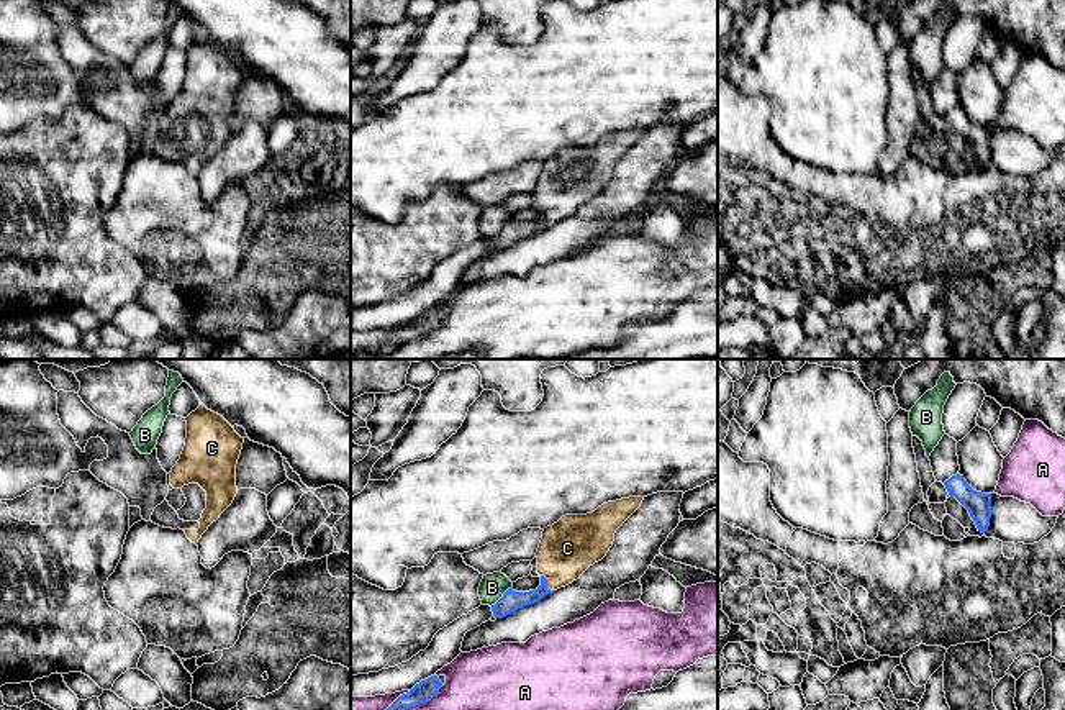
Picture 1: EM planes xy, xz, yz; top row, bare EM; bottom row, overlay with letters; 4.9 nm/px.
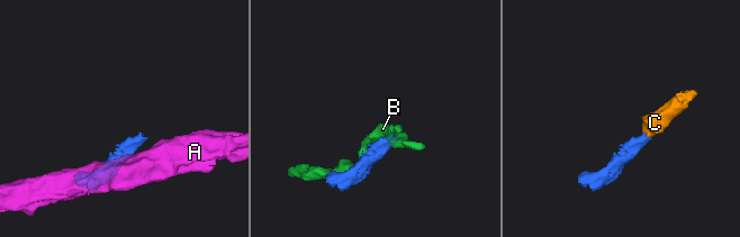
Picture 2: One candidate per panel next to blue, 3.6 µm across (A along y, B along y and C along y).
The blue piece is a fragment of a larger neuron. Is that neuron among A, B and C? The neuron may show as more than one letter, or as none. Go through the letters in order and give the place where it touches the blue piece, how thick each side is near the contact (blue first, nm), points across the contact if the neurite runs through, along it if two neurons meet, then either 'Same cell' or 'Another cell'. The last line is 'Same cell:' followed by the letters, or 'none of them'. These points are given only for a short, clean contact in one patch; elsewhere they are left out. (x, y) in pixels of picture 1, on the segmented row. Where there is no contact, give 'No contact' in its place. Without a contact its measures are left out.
A: Touches blue at xz (423, 702). Thickness 100 nm (blue) against 260 nm. Another cell
B: Touches blue at xz (502, 597). Thickness 100 nm (blue) against 130 nm. Another cell
C: Touches blue at xz (546, 582). Thickness 100 nm (blue) against 280 nm. Path across: xz (512, 600), (536, 596), (546, 582), (557, 569), (567, 548). Same cell
Same cell: C

